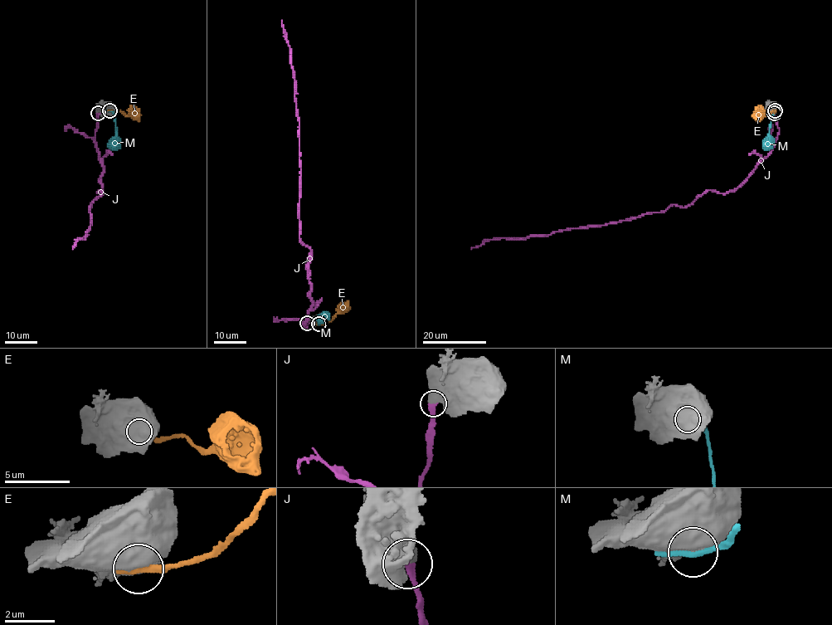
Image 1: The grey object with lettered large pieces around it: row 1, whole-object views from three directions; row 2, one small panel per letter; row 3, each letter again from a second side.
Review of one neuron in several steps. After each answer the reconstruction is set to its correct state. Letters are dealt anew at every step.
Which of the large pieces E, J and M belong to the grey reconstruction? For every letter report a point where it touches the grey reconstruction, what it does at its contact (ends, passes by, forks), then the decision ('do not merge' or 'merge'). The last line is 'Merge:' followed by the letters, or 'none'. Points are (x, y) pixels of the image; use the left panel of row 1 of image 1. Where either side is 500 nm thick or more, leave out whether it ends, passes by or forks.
E: meets grey at (110, 110); do not merge
J: meets grey at (98, 113); merge
M: meets grey at (109, 110); do not merge
Merge: J

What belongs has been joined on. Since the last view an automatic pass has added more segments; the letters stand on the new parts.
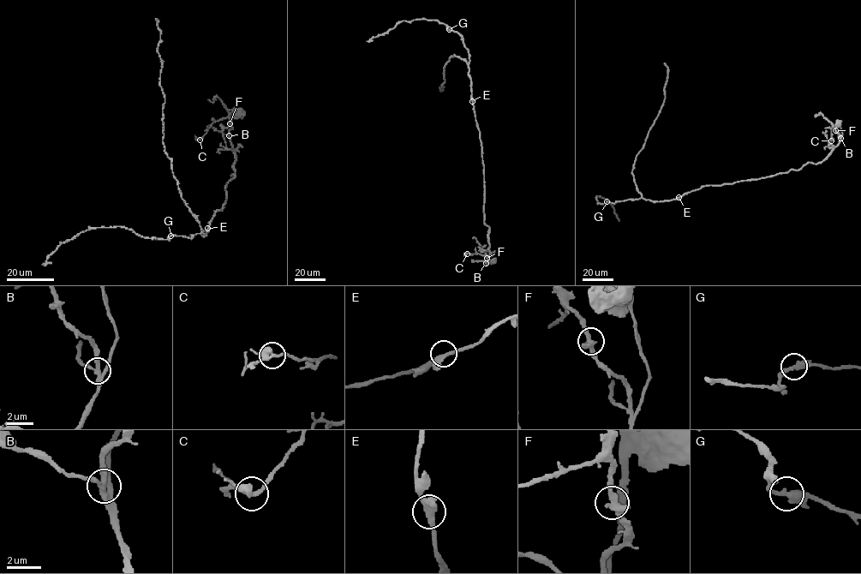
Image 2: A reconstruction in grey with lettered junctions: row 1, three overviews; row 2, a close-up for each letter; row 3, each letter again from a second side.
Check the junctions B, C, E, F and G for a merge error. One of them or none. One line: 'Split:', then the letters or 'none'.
Split: B

